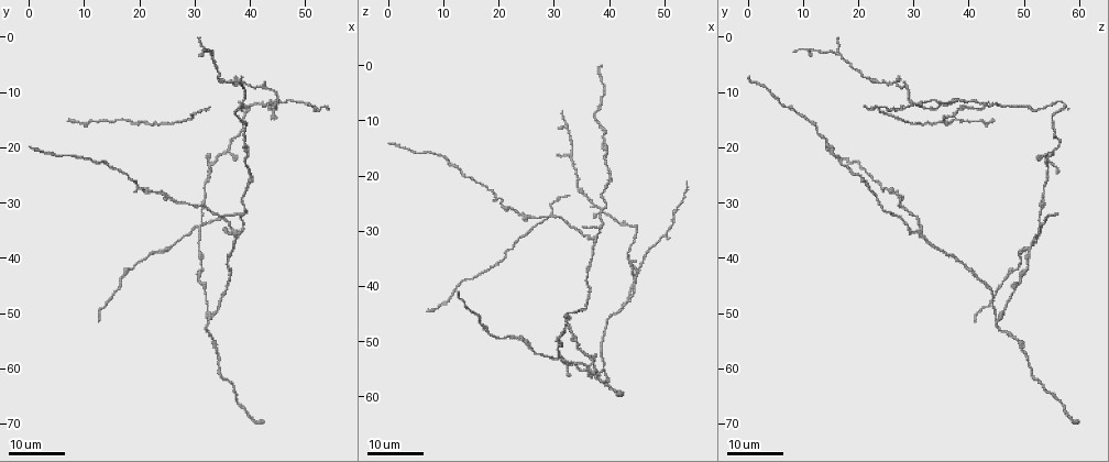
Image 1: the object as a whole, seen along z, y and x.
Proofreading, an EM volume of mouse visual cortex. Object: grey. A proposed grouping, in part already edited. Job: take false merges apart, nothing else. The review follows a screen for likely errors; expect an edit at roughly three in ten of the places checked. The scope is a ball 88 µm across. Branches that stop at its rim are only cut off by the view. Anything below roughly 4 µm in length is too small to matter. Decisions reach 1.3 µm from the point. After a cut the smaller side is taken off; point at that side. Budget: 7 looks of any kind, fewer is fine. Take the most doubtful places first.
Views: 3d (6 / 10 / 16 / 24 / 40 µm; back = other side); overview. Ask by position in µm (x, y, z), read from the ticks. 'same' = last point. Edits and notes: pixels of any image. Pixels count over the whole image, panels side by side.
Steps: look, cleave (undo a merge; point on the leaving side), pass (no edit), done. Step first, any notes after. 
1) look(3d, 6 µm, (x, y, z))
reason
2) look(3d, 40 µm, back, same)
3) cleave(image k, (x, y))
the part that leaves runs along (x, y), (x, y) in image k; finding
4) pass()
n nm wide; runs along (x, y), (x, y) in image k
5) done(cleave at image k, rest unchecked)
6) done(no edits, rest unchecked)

look(3d, 16 µm, (43.0, 12.0, 42.5))
thin arm on a thick one

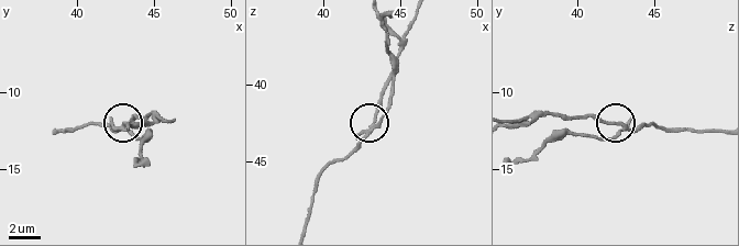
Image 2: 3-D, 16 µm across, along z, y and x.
look(3d, 6 µm, (43.6, 12.4, 42.6))

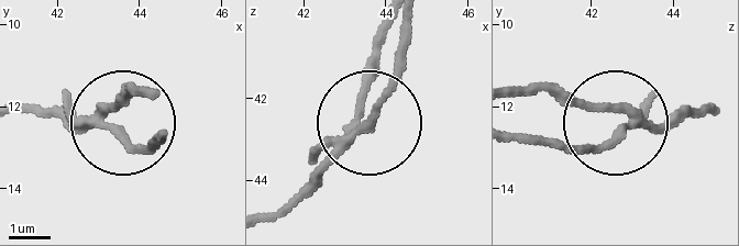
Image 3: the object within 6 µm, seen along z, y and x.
look(3d, 6 µm, back, (43.40, 12.45, 42.75))

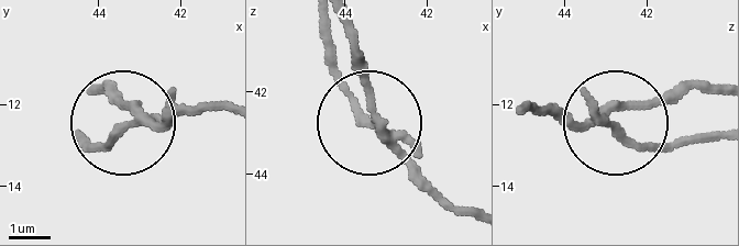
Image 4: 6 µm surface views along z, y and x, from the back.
cleave(image 4, (99, 145))
side arm 9 µm; 3 arms; a second neuron is stuck on

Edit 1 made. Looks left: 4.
look(3d, 16 µm, (32.5, 51.5, 45.0))
two arms in line, one across

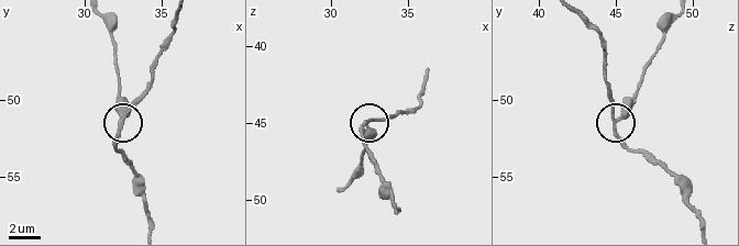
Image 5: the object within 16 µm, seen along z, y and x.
look(3d, 6 µm, (32.6, 51.4, 44.8))

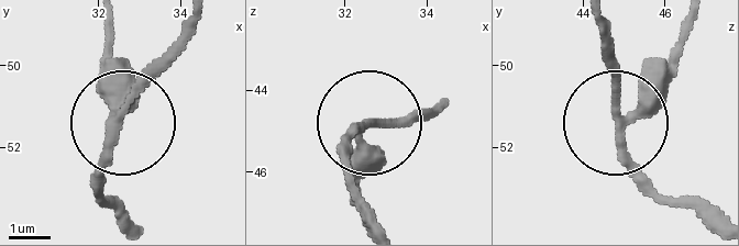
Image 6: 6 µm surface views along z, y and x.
look(3d, 6 µm, back, (32.35, 51.35, 44.85))

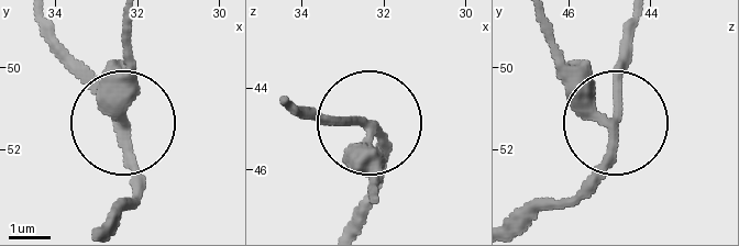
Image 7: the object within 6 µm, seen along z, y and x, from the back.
cleave(image 7, (119, 77))
side arm 30 µm; 3 arms; a second neuron is stuck on

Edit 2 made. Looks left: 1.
done(cleave at image 4, cleave at image 7, rest unchecked)

